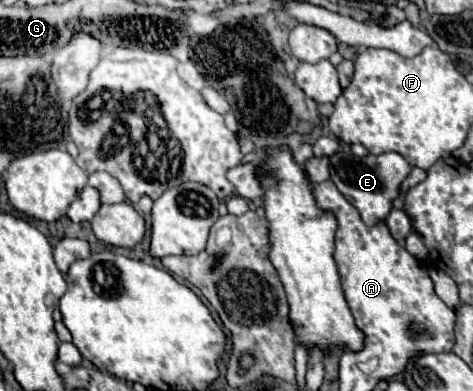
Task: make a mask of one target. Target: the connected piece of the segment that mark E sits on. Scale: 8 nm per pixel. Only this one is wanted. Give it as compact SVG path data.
M387 152L387 154L367 154L363 158L351 156L351 168L347 166L347 160L341 158L339 154L331 156L331 180L335 182L335 186L339 188L339 192L353 202L353 206L359 210L363 222L367 226L379 224L387 218L387 214L393 210L393 200L399 198L401 194L401 182L409 176L411 166L409 162L397 154L397 152Z

